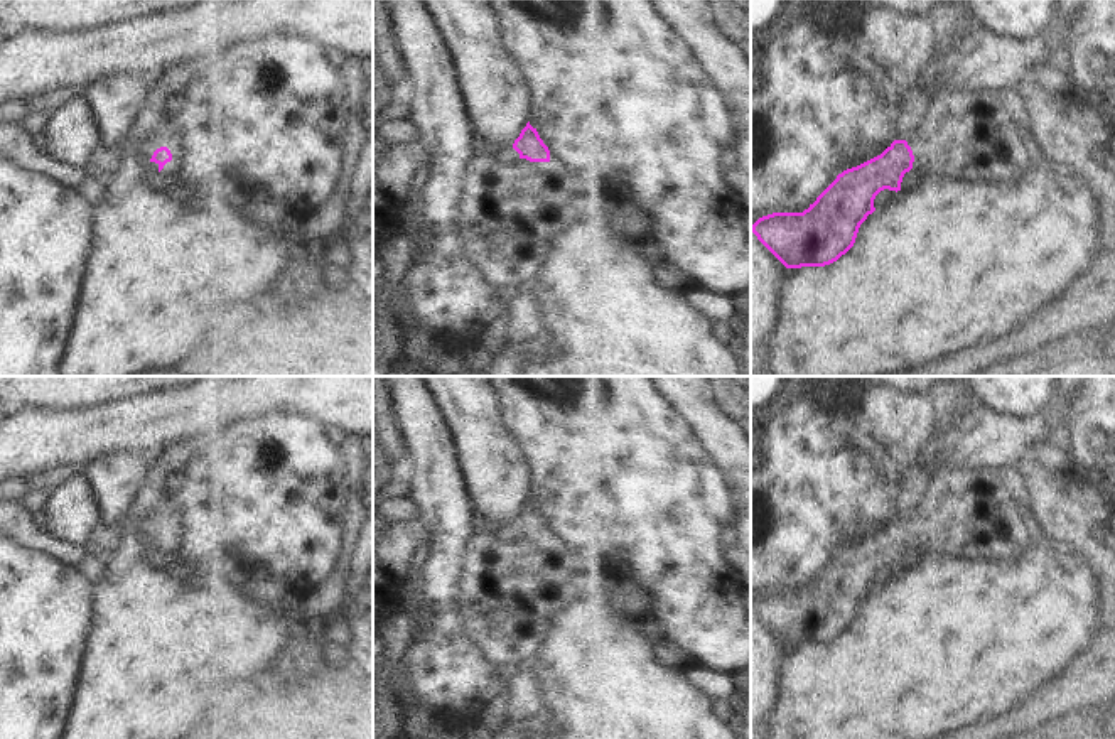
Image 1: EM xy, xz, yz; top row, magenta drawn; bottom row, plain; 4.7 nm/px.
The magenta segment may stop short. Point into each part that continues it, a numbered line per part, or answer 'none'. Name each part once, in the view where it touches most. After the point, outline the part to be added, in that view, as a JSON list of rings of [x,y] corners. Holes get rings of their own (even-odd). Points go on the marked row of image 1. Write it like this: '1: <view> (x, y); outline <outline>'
1: xy (161, 139); outline [[[167,127],[167,128],[160,130],[160,132],[157,132],[157,133],[152,133],[152,135],[150,135],[148,138],[145,138],[145,140],[142,142],[142,145],[140,145],[140,155],[138,155],[140,162],[142,162],[148,170],[159,172],[159,164],[152,162],[150,159],[152,159],[152,155],[154,155],[154,152],[155,152],[157,148],[167,147],[169,142],[177,140],[177,135],[179,135],[177,130],[174,130],[174,128],[170,128],[170,127]],[[167,147],[167,148],[169,148],[169,147]],[[177,147],[169,148],[169,150],[170,150],[170,154],[172,154],[174,150],[179,152]]]

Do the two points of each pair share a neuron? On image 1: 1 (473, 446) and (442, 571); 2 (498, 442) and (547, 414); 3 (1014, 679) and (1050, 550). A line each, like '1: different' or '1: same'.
1: different
2: different
3: same

